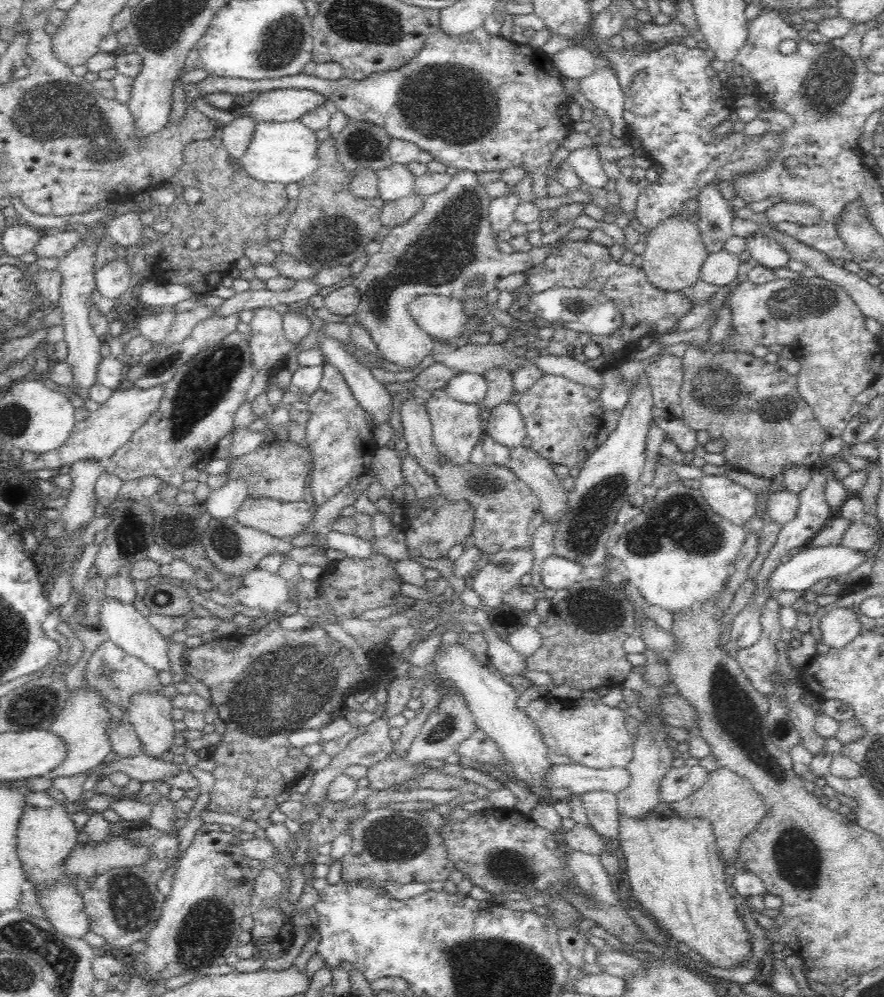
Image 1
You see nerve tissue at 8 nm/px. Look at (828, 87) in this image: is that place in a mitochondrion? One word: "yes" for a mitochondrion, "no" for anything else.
yes

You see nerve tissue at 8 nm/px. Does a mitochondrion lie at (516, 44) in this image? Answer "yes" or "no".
no

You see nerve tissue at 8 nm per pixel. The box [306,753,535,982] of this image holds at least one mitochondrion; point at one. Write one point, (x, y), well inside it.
(390, 841)

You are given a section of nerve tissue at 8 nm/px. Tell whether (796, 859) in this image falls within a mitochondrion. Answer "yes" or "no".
yes

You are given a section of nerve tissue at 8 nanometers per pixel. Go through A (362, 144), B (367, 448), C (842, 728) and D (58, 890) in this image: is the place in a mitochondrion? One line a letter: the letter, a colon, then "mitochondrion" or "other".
A: mitochondrion
B: other
C: other
D: other

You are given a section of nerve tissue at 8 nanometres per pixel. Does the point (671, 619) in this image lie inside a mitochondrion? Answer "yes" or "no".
no

